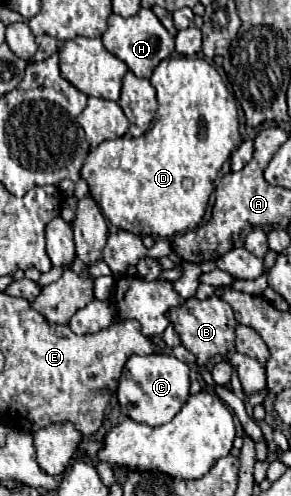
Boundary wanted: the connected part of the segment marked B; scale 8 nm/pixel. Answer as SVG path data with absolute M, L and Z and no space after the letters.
M197 297L185 299L179 307L171 307L167 311L167 319L175 327L175 333L179 335L181 345L185 349L189 349L201 365L207 365L209 371L211 371L211 365L209 365L211 357L215 357L215 355L227 357L229 353L235 351L237 321L233 317L233 309L219 297L209 297L205 301L199 301Z

